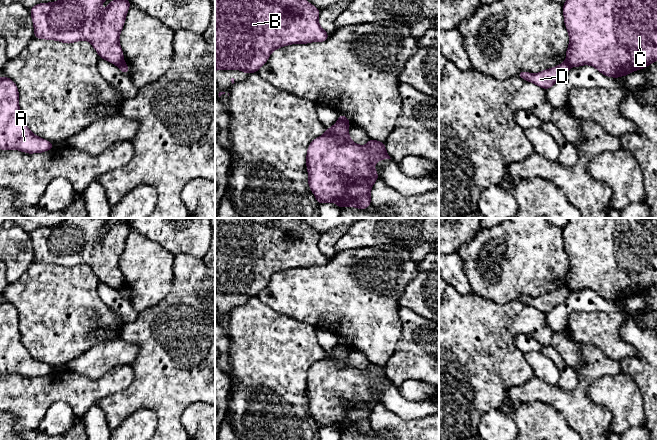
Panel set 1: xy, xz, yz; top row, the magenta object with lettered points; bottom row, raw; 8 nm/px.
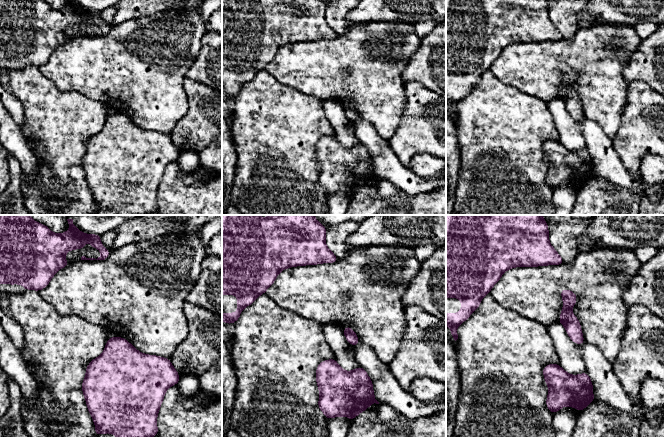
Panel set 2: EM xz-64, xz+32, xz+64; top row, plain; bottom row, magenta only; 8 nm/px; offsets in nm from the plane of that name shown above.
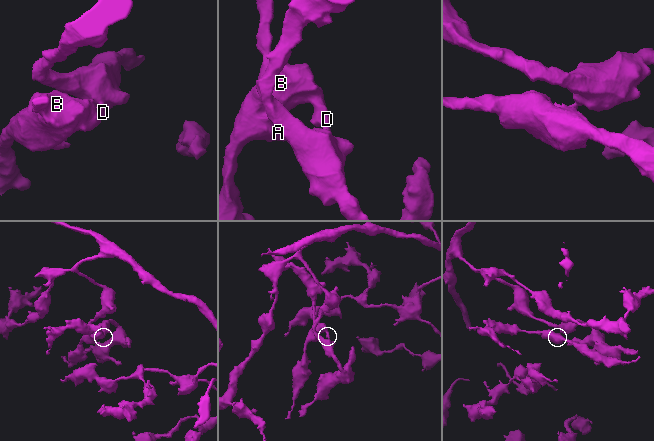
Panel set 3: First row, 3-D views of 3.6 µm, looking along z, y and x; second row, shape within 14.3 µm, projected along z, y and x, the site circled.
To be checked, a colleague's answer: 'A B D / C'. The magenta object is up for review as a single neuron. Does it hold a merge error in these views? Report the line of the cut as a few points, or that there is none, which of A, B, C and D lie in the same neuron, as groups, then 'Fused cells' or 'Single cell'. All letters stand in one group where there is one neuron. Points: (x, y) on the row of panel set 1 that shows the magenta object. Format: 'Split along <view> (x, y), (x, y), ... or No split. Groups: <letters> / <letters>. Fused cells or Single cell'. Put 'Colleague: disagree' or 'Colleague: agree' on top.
Colleague: agree
Split along xz (339, 118), (349, 124). Groups: A B D / C. Fused cells

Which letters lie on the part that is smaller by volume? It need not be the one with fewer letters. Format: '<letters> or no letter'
A, B, D

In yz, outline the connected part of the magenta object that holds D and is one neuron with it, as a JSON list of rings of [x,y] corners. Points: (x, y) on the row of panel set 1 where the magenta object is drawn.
[[[563,62],[556,67],[543,70],[536,74],[520,71],[517,73],[517,76],[547,90],[552,87],[557,81],[563,79],[566,76],[569,68],[570,66],[567,64],[567,62]]]

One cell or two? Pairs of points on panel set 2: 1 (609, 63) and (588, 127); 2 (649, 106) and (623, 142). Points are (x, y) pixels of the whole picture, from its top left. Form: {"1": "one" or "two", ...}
{"1": "two", "2": "one"}

